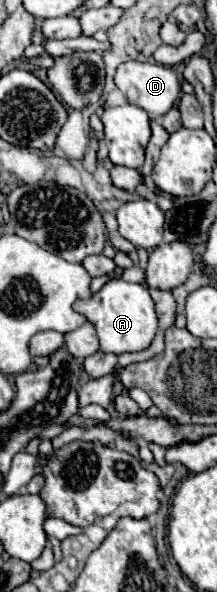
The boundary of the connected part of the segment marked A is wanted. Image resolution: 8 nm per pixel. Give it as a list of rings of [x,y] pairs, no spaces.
[[[110,279],[98,293],[90,299],[76,301],[76,311],[82,313],[94,327],[100,339],[100,351],[106,353],[138,353],[150,347],[158,333],[158,317],[154,311],[154,301],[138,283],[128,283],[122,279]]]

